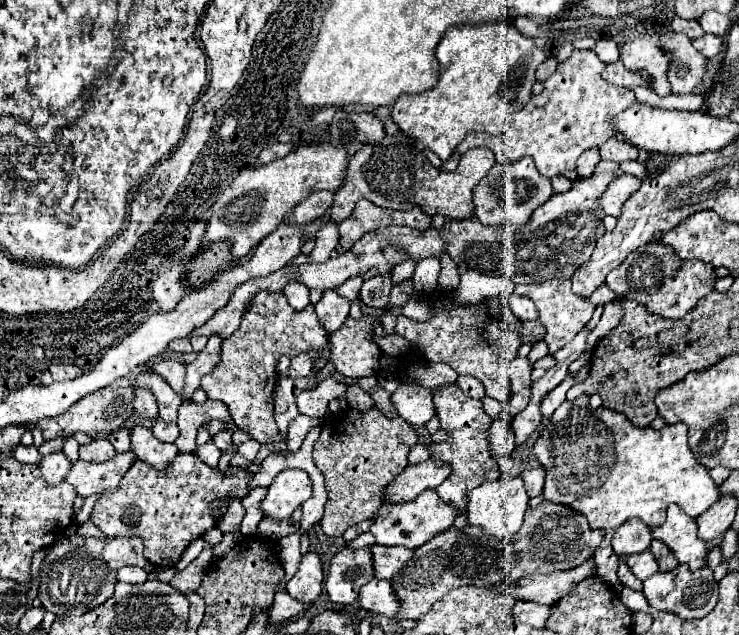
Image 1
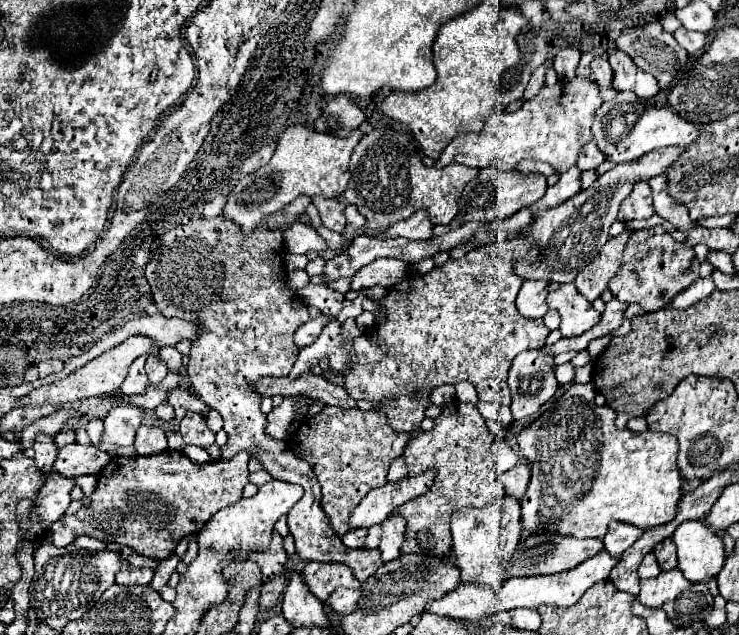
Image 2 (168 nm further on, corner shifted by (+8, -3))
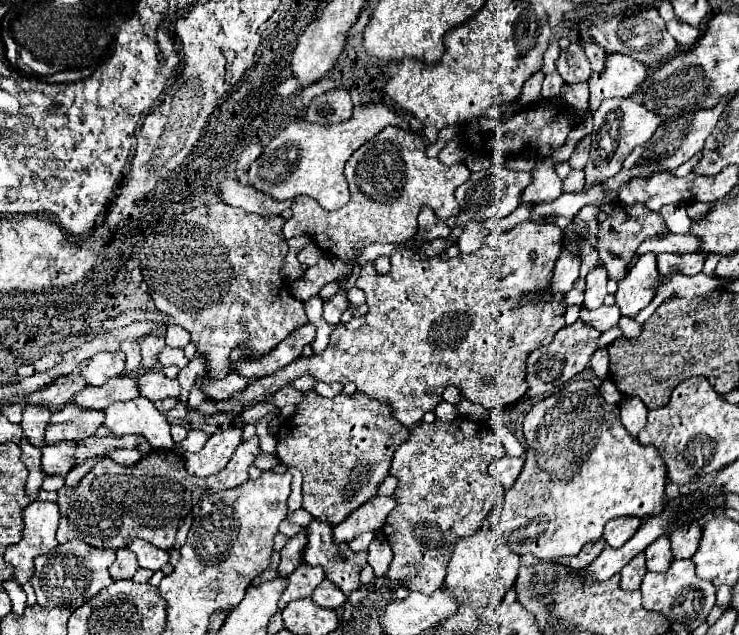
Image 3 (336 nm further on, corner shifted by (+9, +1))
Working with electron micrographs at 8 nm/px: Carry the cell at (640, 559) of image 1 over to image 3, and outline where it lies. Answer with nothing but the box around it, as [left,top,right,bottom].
[646,535,672,573]

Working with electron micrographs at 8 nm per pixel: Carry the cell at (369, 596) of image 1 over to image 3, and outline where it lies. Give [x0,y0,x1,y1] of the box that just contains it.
[312,579,346,609]

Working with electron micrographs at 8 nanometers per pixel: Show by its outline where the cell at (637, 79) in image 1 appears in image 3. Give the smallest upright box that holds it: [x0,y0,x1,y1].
[584,43,606,73]

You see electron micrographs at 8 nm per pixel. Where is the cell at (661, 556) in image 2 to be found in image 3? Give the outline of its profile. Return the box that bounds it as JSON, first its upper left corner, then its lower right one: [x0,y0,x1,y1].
[668,523,700,559]

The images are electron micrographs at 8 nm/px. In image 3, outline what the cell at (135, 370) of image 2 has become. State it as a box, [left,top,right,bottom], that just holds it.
[120,343,140,373]

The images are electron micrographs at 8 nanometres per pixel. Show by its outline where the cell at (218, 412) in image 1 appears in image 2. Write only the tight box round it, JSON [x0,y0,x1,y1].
[167,389,209,425]

